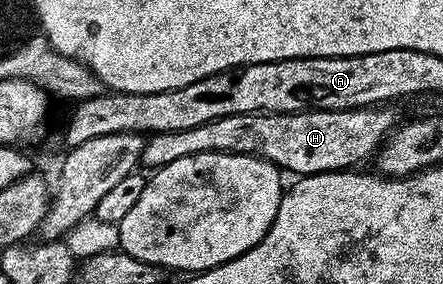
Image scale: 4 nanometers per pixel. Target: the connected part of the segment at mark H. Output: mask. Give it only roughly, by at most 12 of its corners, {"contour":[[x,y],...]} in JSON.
{"contour":[[389,106],[244,112],[152,133],[141,160],[263,158],[297,178],[384,144]]}

